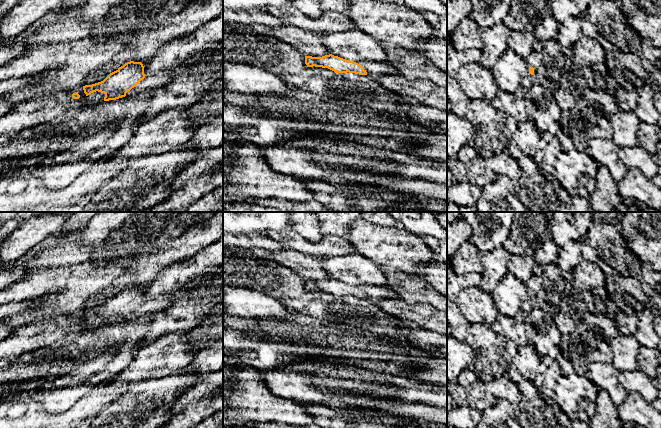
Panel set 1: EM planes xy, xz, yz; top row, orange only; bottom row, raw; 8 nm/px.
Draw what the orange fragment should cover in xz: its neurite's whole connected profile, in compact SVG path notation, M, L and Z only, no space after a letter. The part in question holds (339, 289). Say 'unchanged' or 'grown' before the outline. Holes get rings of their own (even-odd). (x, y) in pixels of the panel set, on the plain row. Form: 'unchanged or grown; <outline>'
grown; M332 278L322 281L305 280L305 288L307 291L328 292L336 297L355 297L359 299L369 299L371 301L398 300L398 295L386 288L370 285L353 286Z

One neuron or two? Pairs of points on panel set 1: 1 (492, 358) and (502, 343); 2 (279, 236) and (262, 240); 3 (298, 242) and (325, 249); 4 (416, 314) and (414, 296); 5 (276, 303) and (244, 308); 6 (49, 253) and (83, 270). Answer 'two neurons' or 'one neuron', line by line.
1: one neuron
2: two neurons
3: one neuron
4: two neurons
5: one neuron
6: two neurons

